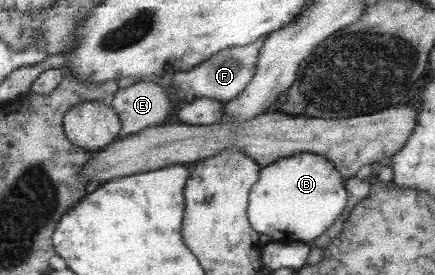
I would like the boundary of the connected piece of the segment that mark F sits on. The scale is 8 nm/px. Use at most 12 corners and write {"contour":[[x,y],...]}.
{"contour":[[263,39],[174,72],[175,94],[223,105],[256,74]]}

